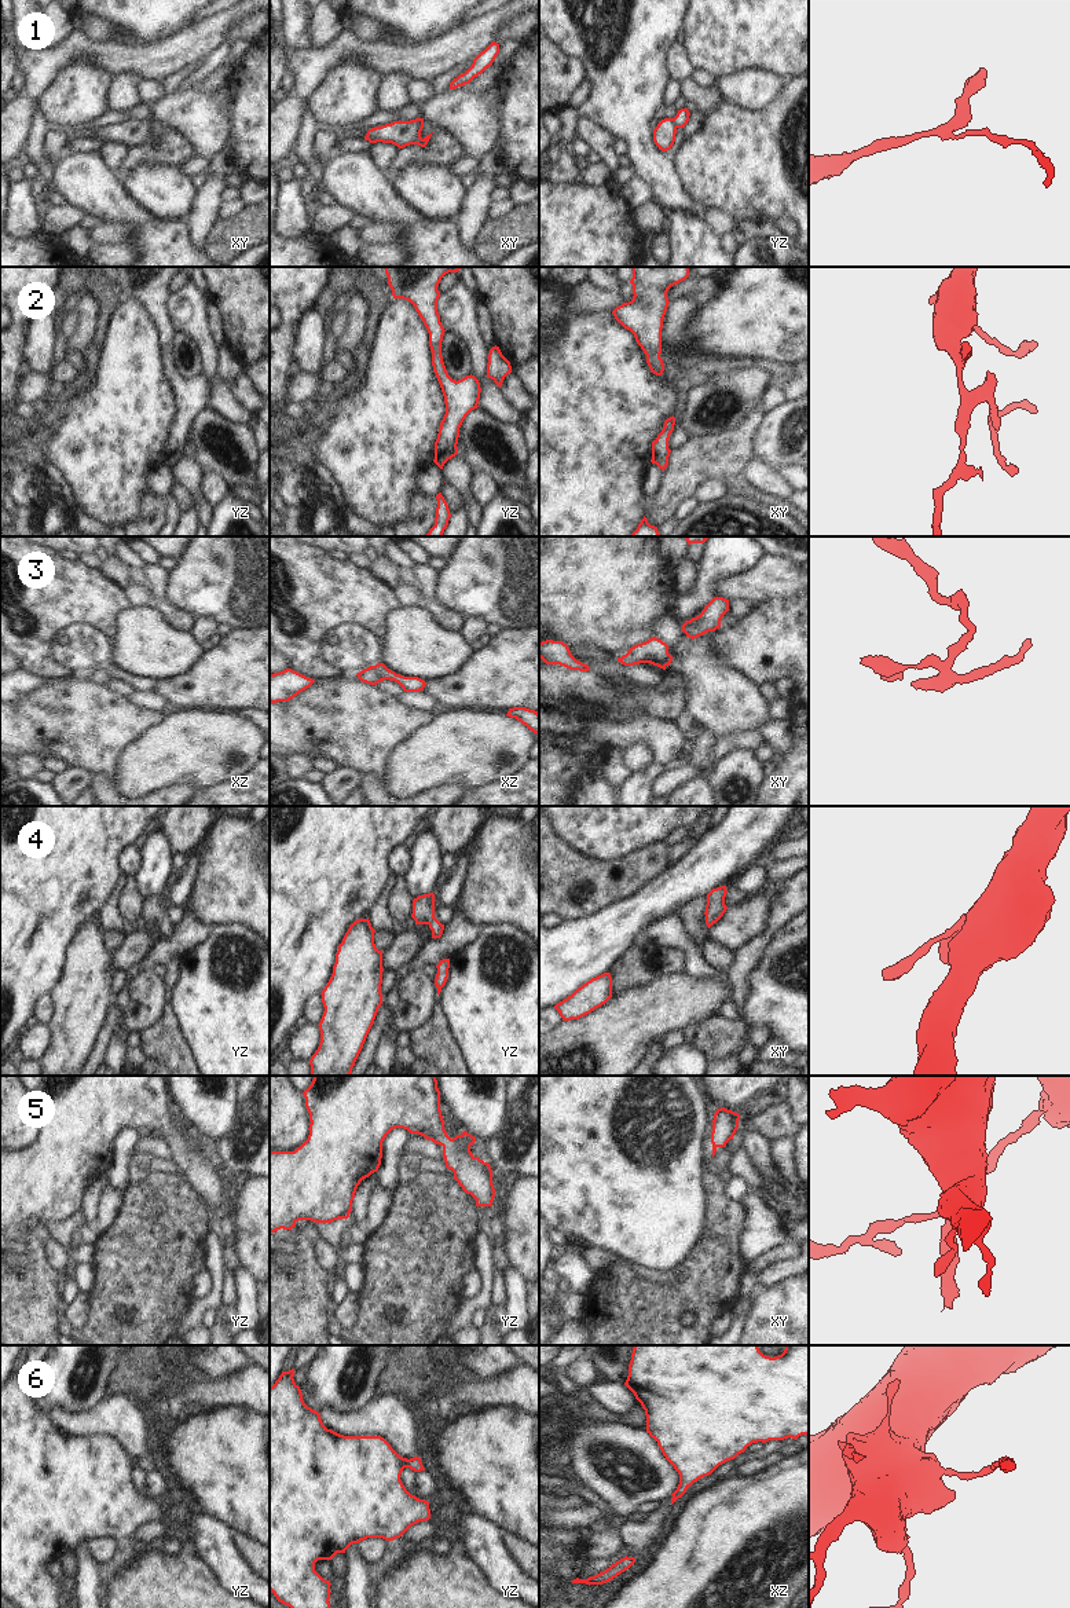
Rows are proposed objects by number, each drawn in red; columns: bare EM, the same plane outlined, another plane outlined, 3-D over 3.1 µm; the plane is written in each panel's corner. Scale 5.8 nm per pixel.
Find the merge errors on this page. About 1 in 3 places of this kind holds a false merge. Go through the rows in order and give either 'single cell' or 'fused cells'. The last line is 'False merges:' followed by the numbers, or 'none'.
1: fused cells
2: single cell
3: single cell
4: single cell
5: single cell
6: single cell
False merges: 1

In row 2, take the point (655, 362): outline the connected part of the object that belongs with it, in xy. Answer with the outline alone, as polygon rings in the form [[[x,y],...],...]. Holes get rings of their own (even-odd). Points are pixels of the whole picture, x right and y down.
[[[633,267],[633,300],[616,307],[615,319],[630,330],[646,355],[651,371],[662,376],[663,319],[670,304],[667,292],[689,276],[690,267]]]

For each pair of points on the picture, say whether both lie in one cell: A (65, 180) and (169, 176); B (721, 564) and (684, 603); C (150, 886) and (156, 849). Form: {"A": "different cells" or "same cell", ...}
{"A": "different cells", "B": "same cell", "C": "same cell"}

